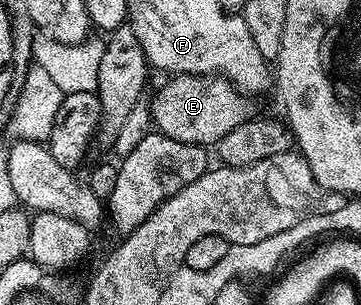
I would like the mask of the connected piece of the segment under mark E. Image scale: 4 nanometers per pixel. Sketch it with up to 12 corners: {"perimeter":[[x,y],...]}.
{"perimeter":[[179,73],[148,101],[168,139],[214,147],[248,120],[225,77]]}

